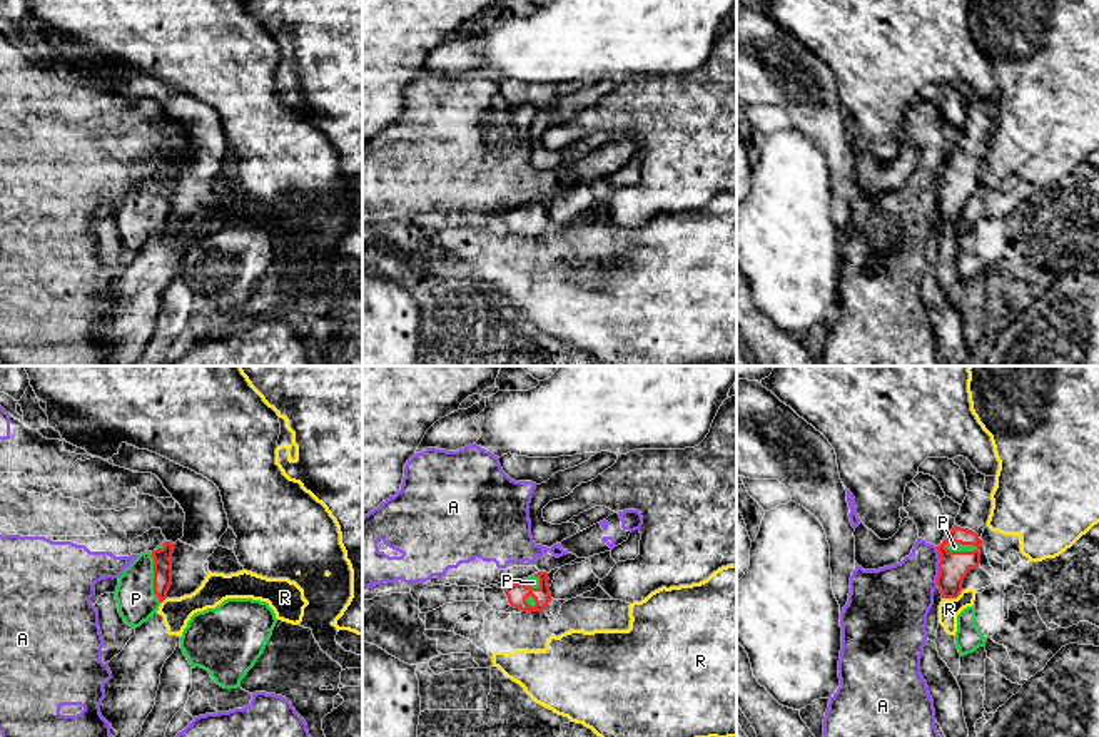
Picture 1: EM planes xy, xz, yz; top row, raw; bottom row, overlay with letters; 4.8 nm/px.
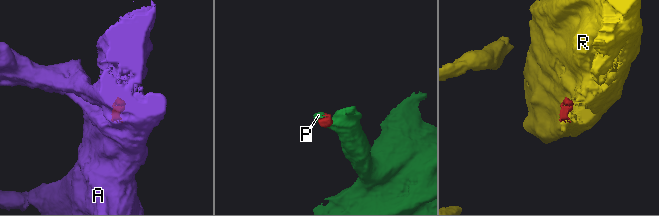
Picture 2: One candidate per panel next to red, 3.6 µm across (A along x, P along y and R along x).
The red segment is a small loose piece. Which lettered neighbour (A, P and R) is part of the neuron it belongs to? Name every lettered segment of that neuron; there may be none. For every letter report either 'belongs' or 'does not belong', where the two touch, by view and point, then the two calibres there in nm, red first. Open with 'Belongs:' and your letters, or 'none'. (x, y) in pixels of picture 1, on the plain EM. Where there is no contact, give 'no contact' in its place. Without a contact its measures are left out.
Belongs: P
A: does not belong; meets red in yz at (939, 193); 140 nm thick on the red side, 320 nm on the other
P: belongs; meets red in yz at (961, 177); 140 nm thick on the red side, 50 nm on the other
R: does not belong; meets red in yz at (952, 223); 140 nm thick on the red side, 100 nm on the other

